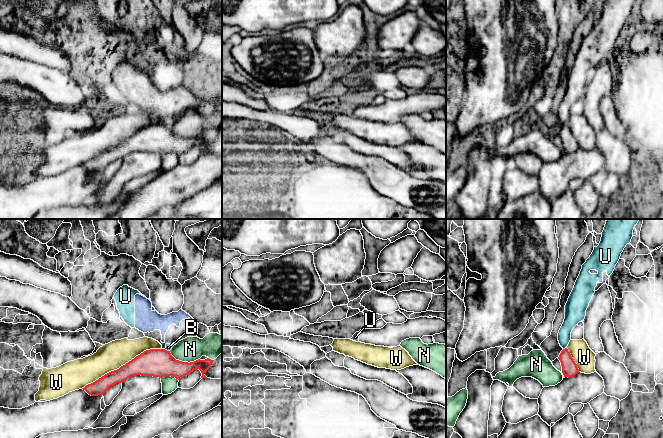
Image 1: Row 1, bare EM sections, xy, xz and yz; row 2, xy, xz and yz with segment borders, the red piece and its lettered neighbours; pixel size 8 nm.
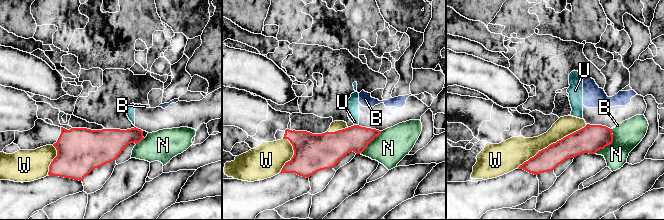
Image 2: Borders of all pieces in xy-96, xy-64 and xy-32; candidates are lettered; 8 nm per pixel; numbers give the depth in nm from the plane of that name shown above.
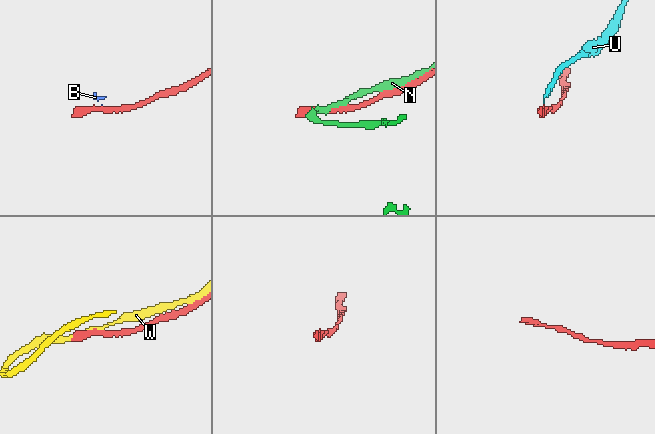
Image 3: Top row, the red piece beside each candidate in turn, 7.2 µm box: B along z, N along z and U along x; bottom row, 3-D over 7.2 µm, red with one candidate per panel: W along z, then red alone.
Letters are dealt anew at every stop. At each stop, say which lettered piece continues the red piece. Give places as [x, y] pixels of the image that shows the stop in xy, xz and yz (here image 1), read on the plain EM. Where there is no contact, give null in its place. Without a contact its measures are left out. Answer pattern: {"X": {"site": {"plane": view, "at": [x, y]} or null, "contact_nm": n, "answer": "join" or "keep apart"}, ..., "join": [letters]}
{"B": {"site": {"plane": "xy", "at": [166, 126]}, "contact_nm": 50, "answer": "keep apart"}, "N": {"site": {"plane": "xy", "at": [184, 138]}, "contact_nm": 260, "answer": "keep apart"}, "U": {"site": {"plane": "yz", "at": [565, 124]}, "contact_nm": 40, "answer": "keep apart"}, "W": {"site": {"plane": "xy", "at": [121, 142]}, "contact_nm": 700, "answer": "keep apart"}, "join": []}

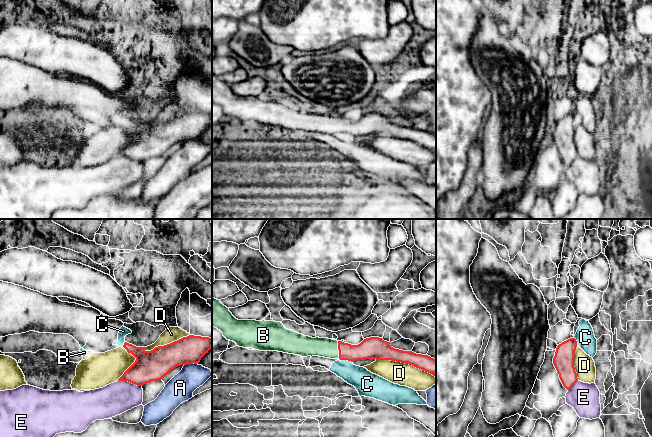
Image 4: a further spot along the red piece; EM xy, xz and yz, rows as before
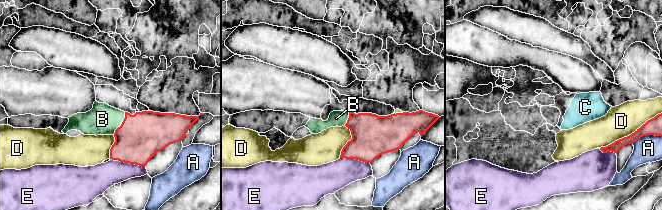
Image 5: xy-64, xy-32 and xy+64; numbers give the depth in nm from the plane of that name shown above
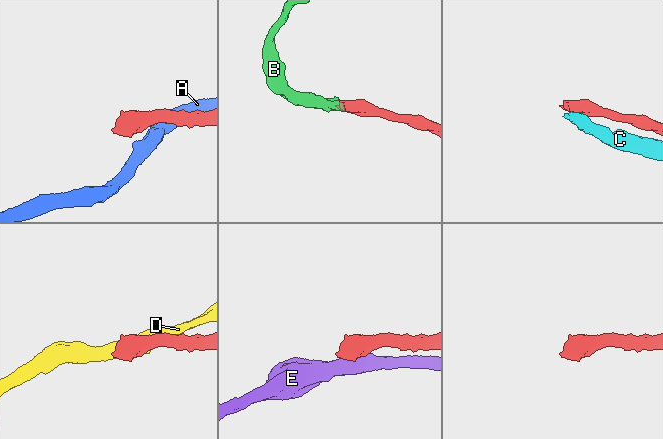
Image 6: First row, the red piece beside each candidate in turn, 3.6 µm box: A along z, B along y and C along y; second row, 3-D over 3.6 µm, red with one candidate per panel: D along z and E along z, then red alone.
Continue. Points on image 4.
{"A": {"site": {"plane": "xy", "at": [190, 139]}, "contact_nm": 110, "answer": "keep apart"}, "B": {"site": {"plane": "xz", "at": [338, 125]}, "contact_nm": 140, "answer": "join"}, "C": {"site": {"plane": "xz", "at": [346, 135]}, "contact_nm": 90, "answer": "keep apart"}, "D": {"site": {"plane": "xz", "at": [406, 139]}, "contact_nm": 500, "answer": "keep apart"}, "E": {"site": {"plane": "xy", "at": [130, 158]}, "contact_nm": 200, "answer": "keep apart"}, "join": ["B"]}

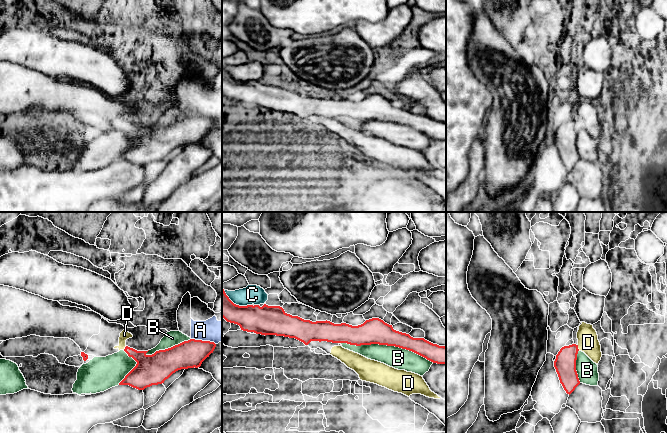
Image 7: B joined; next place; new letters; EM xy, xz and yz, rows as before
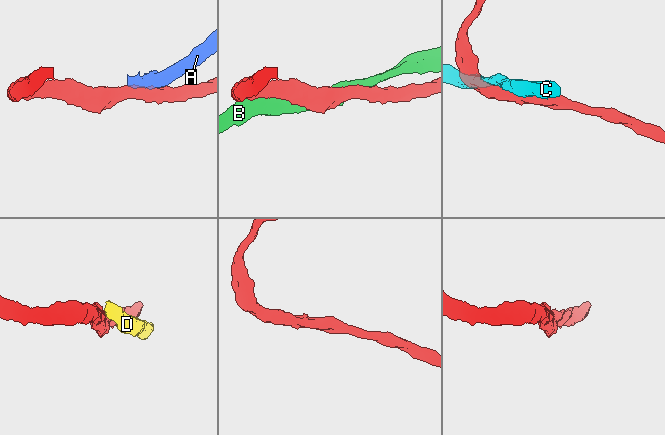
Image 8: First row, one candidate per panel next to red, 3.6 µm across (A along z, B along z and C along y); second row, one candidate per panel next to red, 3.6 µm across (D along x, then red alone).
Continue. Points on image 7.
{"A": {"site": {"plane": "xy", "at": [203, 117]}, "contact_nm": 200, "answer": "keep apart"}, "B": {"site": {"plane": "xz", "at": [386, 120]}, "contact_nm": 800, "answer": "keep apart"}, "C": {"site": {"plane": "xz", "at": [235, 80]}, "contact_nm": 260, "answer": "keep apart"}, "D": {"site": {"plane": "yz", "at": [577, 123]}, "contact_nm": 60, "answer": "keep apart"}, "join": []}

